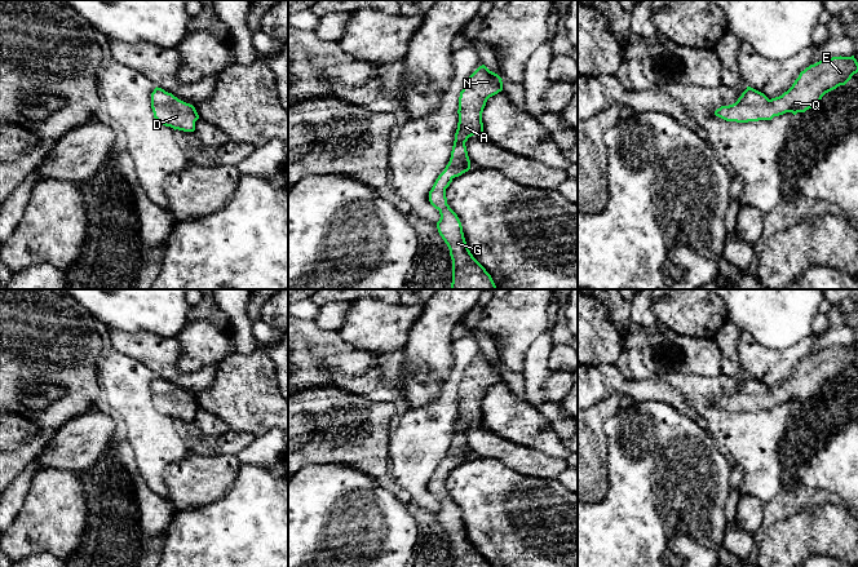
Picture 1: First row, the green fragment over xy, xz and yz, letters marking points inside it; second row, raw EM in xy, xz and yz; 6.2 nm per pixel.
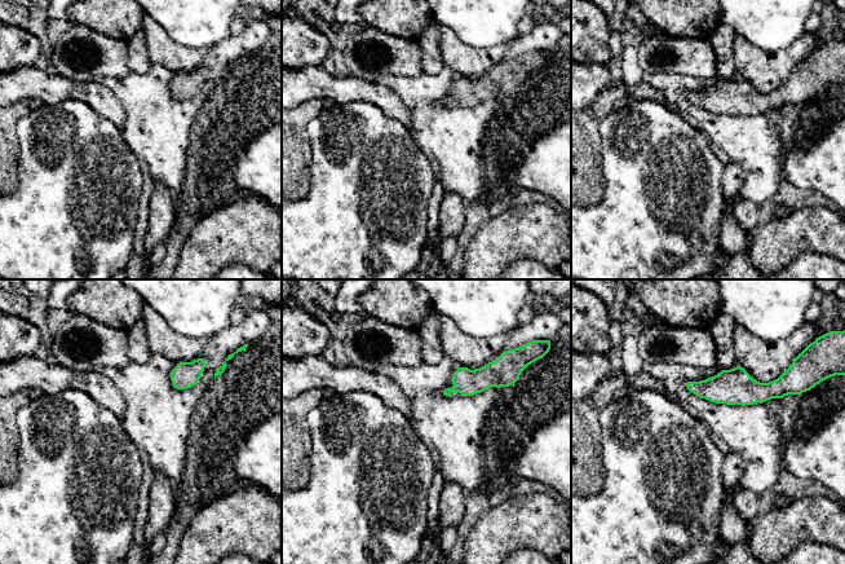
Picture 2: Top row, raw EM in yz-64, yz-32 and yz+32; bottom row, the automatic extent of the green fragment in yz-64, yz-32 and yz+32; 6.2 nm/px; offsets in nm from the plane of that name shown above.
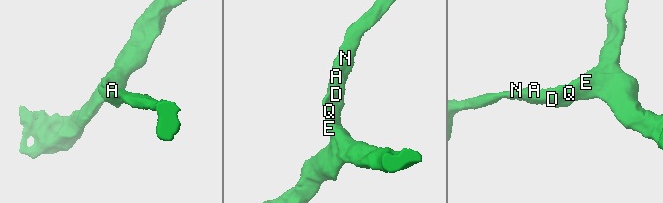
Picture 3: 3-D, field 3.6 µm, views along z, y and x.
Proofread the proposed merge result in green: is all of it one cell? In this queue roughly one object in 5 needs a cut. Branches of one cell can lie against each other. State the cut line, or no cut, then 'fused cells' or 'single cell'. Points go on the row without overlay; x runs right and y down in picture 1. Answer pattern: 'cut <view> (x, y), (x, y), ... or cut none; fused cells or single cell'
cut none; single cell

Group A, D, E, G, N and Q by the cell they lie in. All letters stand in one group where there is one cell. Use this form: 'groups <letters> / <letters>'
groups A D E G N Q

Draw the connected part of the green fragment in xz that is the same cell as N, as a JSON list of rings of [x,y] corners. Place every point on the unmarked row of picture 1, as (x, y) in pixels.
[[[485,354],[479,355],[466,368],[459,386],[459,412],[451,447],[429,480],[429,491],[441,504],[437,518],[450,539],[452,567],[491,567],[470,542],[461,511],[447,493],[446,478],[455,466],[470,459],[465,431],[474,424],[485,424],[482,402],[487,389],[503,380],[501,369],[497,363],[490,360]]]

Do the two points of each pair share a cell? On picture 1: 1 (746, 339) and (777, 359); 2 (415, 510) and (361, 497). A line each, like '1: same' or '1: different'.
1: same
2: different

